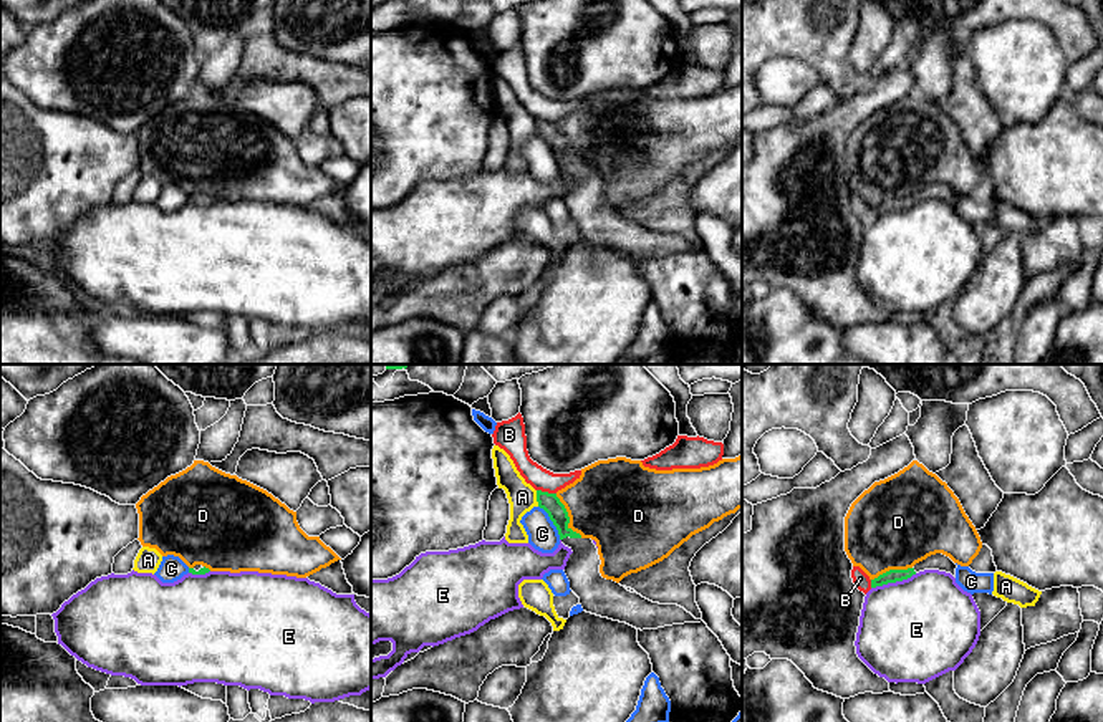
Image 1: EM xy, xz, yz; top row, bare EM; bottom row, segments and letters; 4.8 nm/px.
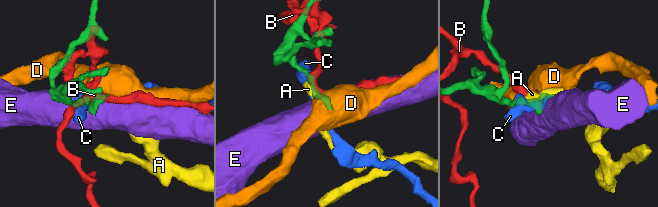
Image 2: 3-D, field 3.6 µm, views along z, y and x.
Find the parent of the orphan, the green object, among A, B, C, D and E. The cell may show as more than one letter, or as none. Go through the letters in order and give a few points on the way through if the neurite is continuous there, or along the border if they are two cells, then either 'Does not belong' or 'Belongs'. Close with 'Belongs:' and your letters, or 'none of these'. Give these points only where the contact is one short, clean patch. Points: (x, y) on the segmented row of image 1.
A: Boundary: xz (535, 490), (539, 505). Does not belong
B: Does not belong
C: Does not belong
D: Boundary: xz (555, 494), (567, 512), (568, 525), (582, 537). Does not belong
E: Boundary: yz (916, 573), (871, 588). Does not belong
Belongs: none of these

